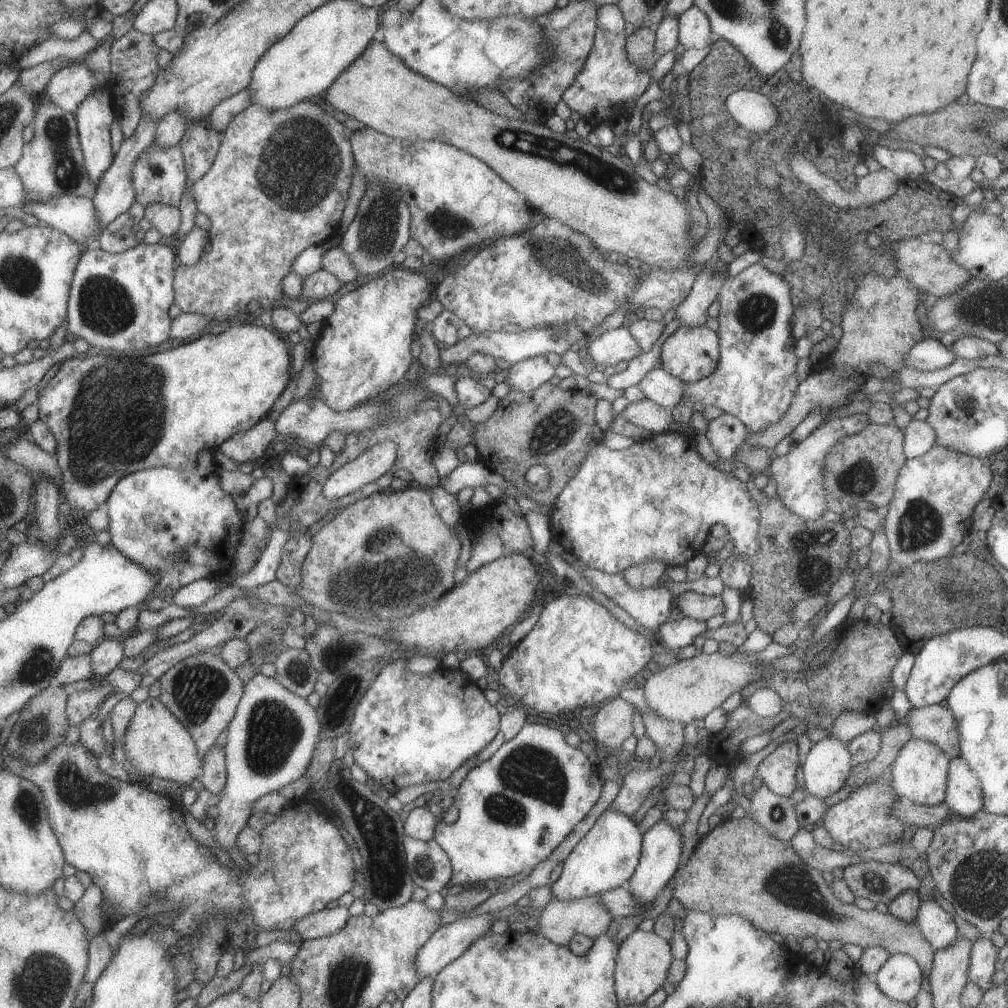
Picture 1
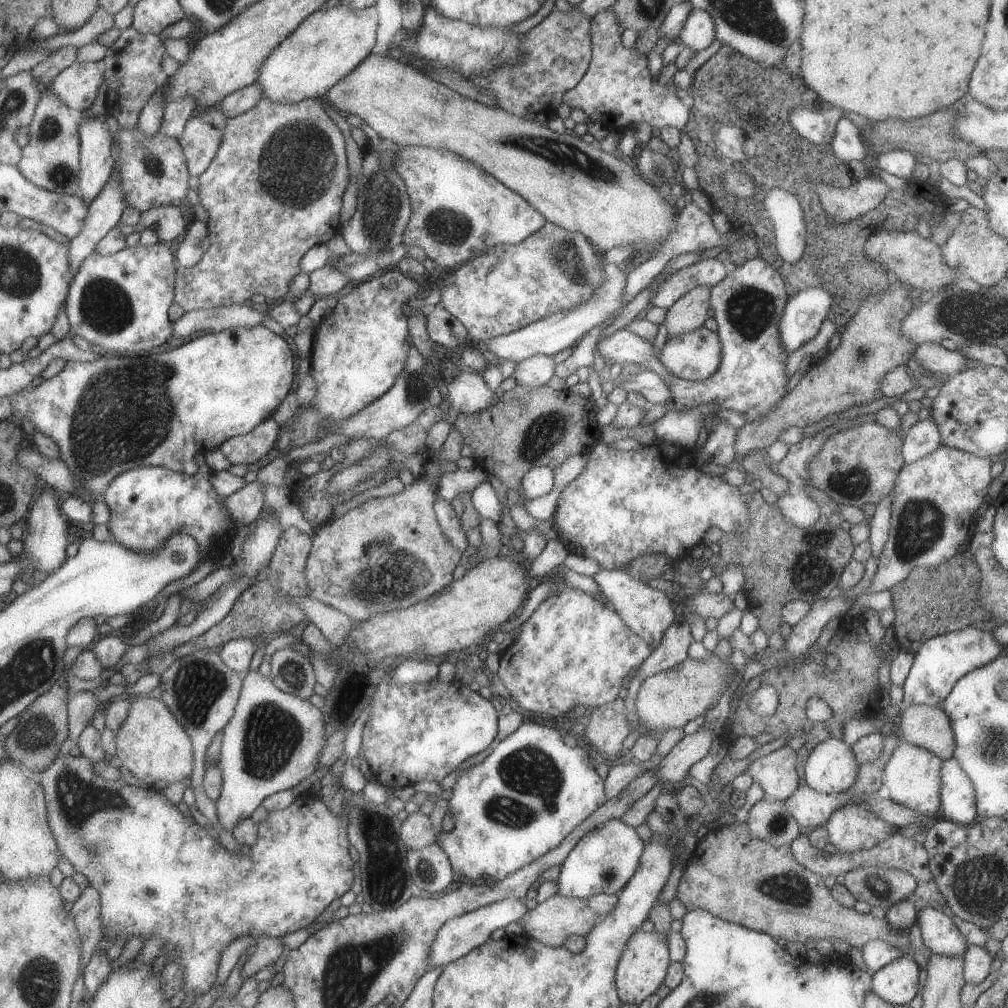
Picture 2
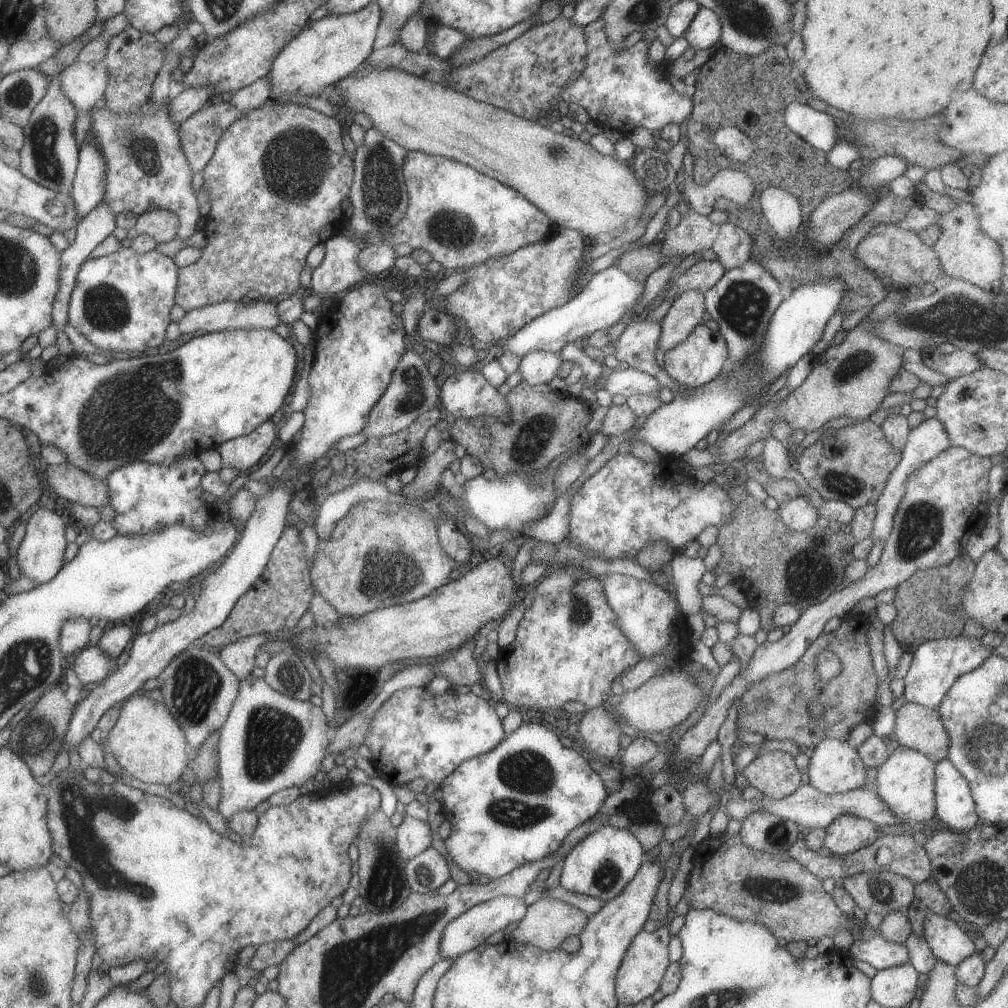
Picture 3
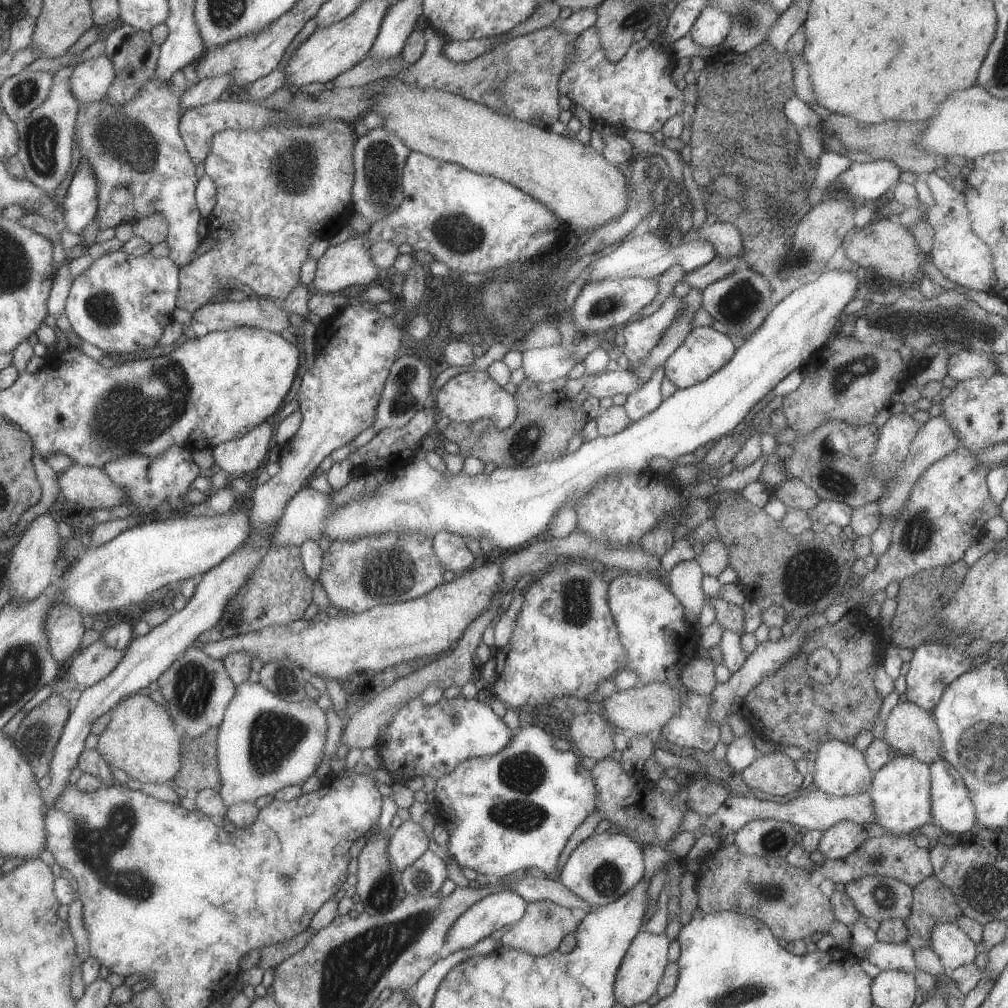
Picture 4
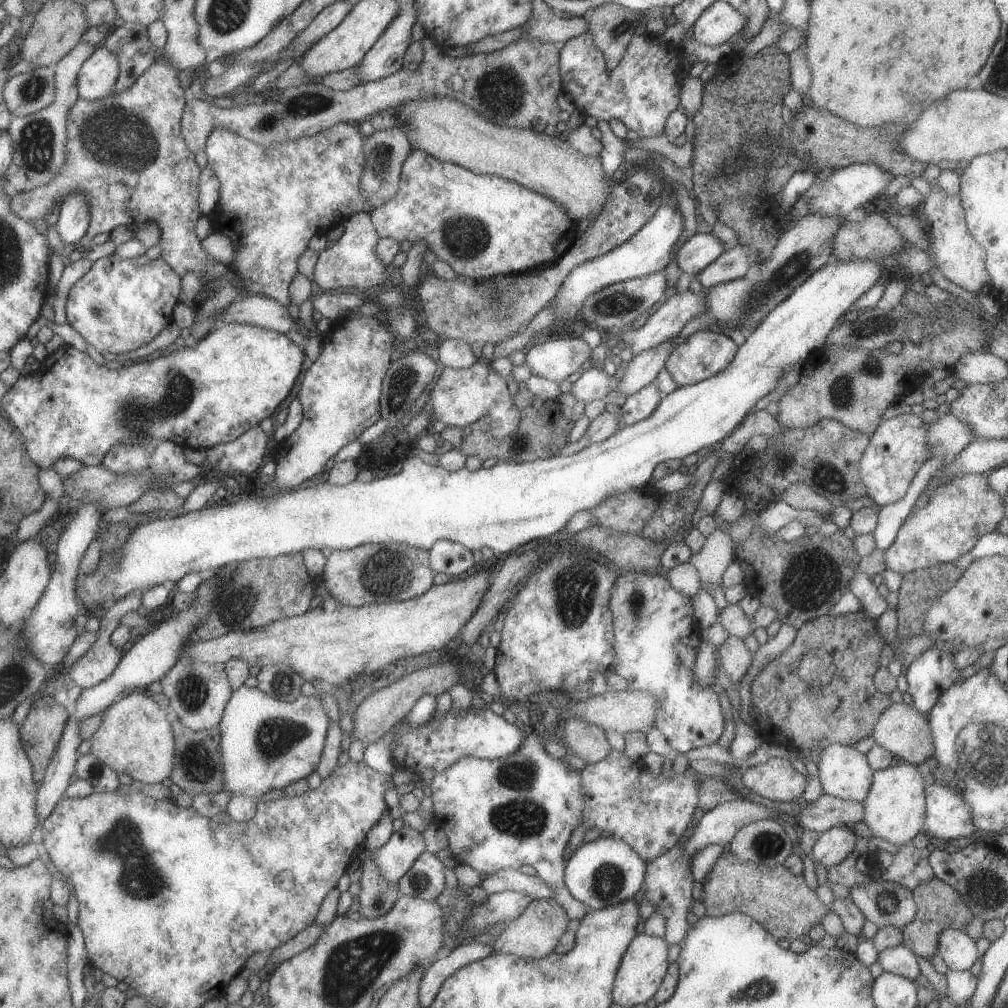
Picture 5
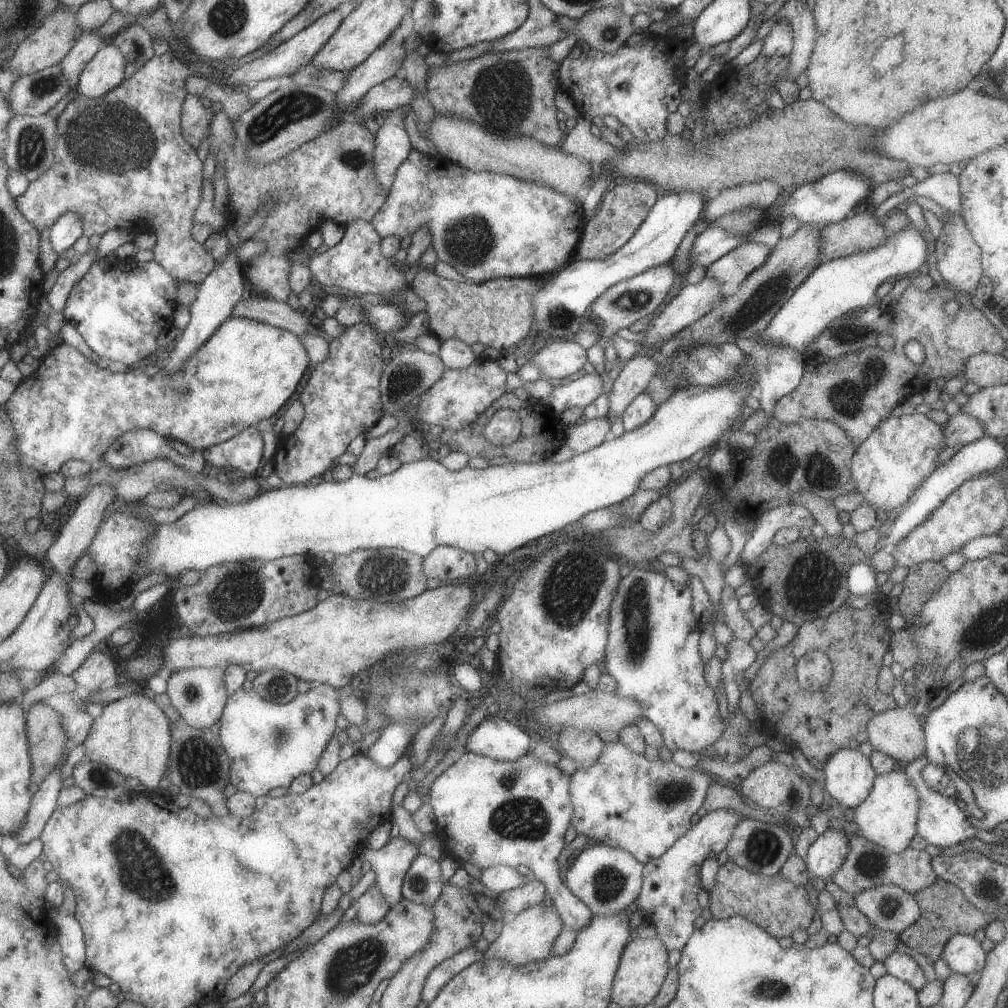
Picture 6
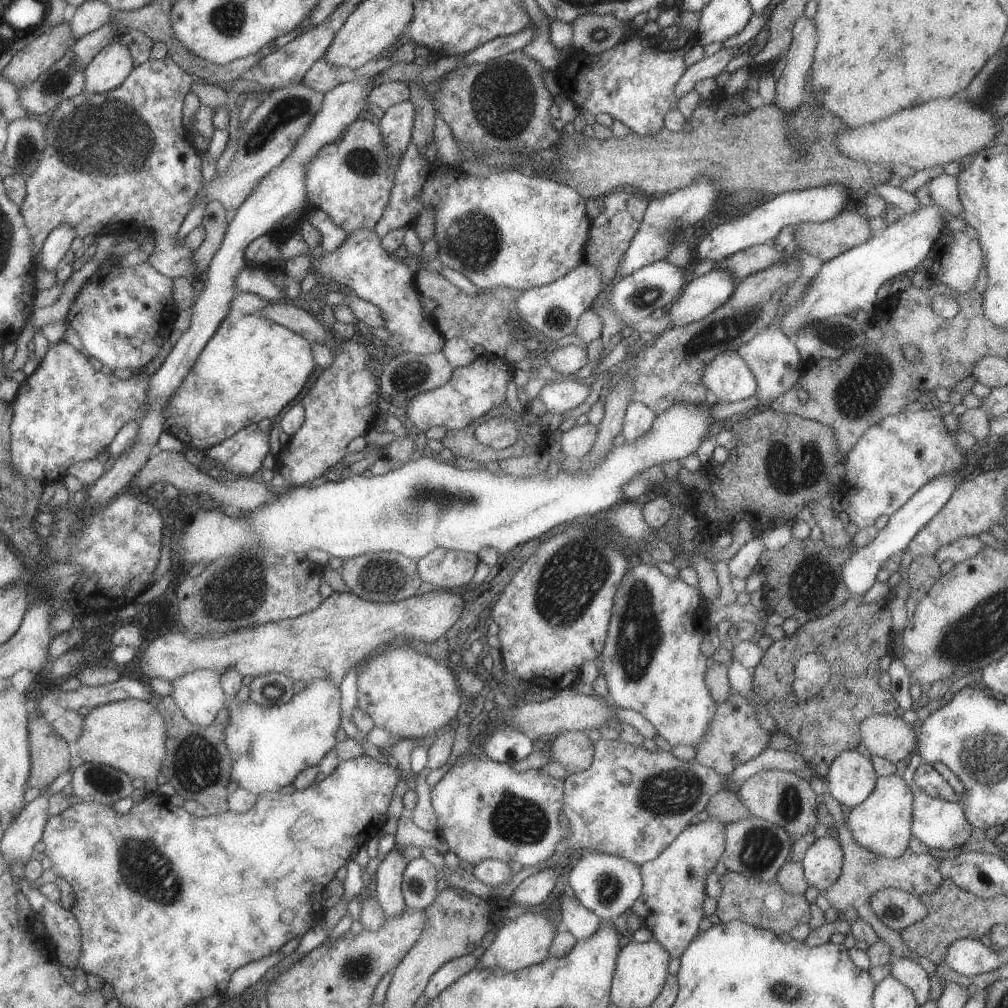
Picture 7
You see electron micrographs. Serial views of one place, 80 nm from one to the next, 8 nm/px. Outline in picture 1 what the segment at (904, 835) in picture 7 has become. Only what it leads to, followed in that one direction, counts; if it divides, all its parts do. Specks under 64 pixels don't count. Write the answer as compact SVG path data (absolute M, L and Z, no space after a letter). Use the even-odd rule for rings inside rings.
M910 739L897 752L889 768L889 786L899 801L908 800L919 806L937 806L945 797L947 766L949 758L931 742L921 739Z

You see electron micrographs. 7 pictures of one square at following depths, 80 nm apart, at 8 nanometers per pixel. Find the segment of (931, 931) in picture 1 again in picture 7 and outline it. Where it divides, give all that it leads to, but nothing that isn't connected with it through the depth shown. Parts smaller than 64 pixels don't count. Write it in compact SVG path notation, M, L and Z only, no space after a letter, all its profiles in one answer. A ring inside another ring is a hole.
M970 938L954 940L947 947L944 962L968 980L978 973L1003 965L997 951L989 950L979 939Z

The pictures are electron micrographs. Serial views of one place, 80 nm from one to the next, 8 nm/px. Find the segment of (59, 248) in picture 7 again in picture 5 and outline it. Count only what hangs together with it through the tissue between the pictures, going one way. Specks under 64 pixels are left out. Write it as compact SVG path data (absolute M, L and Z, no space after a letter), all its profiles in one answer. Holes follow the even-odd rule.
M73 191L72 195L62 200L55 223L60 240L65 244L78 244L89 223L88 198L83 191Z

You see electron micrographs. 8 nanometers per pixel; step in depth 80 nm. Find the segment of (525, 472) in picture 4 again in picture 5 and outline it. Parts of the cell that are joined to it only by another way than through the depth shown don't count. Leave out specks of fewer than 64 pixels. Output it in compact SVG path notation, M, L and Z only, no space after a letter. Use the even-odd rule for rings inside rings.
M904 242L904 250L894 262L859 259L837 261L823 265L805 282L797 285L789 296L774 306L747 334L738 346L734 357L715 375L702 381L676 387L660 398L657 408L643 420L615 431L605 440L589 443L585 448L568 456L555 455L528 463L504 463L498 461L487 469L469 471L465 467L446 471L441 466L431 466L418 456L402 461L401 470L394 475L385 475L364 483L354 479L346 485L330 485L327 481L316 485L307 483L276 497L249 496L245 491L234 504L213 504L197 511L185 513L172 519L159 519L138 524L120 544L116 556L111 551L100 551L95 568L75 580L76 598L86 613L105 609L133 590L157 586L165 581L176 583L189 572L201 570L217 571L222 567L239 566L251 559L271 558L281 553L300 553L305 549L323 547L331 550L350 549L364 544L399 543L416 549L429 550L439 539L449 539L471 550L482 546L491 548L495 555L511 552L517 546L534 538L557 538L557 531L574 512L587 511L605 497L621 491L639 489L652 481L652 470L658 462L682 459L697 453L701 448L713 448L745 418L759 398L776 388L778 380L790 371L798 360L804 360L811 352L826 345L828 332L843 318L854 313L853 303L865 290L873 286L881 272L891 270L912 278L922 273L929 274L931 265L927 253L916 250Z

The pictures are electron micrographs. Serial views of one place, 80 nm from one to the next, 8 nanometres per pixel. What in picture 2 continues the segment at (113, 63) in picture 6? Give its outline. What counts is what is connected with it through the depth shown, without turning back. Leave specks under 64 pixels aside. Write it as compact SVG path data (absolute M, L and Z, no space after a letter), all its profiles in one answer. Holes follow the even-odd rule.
M73 62L61 70L47 89L75 114L89 108L98 87L104 82L100 63Z

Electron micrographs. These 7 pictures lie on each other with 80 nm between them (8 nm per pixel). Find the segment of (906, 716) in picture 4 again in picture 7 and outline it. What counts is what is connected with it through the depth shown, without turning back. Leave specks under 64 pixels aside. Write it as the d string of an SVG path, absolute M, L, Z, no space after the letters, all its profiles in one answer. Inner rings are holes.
M879 713L868 716L859 723L858 732L861 736L861 744L864 744L871 756L878 756L896 763L915 752L915 732L911 728L911 723L906 723L899 715Z

